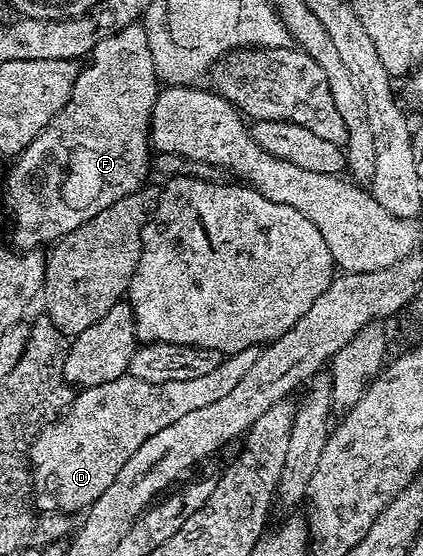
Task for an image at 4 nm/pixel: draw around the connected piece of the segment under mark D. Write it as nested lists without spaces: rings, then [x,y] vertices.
[[[249,348],[240,350],[231,356],[223,356],[220,366],[204,374],[201,378],[191,378],[184,382],[140,382],[140,378],[129,374],[116,378],[116,382],[104,382],[104,386],[92,386],[83,388],[82,400],[74,404],[74,412],[62,420],[62,424],[56,424],[46,429],[41,438],[34,438],[30,444],[30,467],[32,469],[32,504],[35,509],[51,509],[53,512],[58,508],[70,508],[75,514],[81,513],[112,486],[116,474],[124,467],[124,462],[157,434],[164,430],[164,426],[177,422],[184,414],[192,410],[203,408],[212,402],[217,402],[223,396],[233,390],[240,383],[240,378],[252,370],[256,358],[260,358],[262,348]]]

